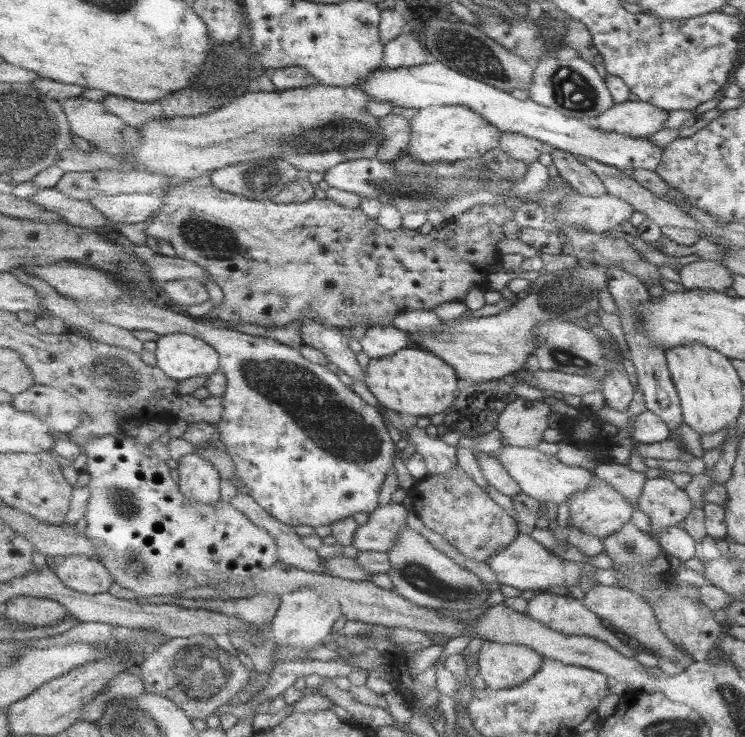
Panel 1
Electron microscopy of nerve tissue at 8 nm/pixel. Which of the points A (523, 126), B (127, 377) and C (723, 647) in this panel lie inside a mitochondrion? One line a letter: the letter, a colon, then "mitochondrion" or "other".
A: other
B: mitochondrion
C: other

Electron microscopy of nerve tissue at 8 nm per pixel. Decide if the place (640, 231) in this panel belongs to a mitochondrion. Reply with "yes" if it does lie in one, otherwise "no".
no

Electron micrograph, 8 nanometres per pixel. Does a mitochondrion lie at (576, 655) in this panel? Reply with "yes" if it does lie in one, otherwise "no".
no

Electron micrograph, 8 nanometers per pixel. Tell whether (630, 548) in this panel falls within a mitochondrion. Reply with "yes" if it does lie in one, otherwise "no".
yes

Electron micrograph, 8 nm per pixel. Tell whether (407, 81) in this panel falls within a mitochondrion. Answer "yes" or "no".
no

